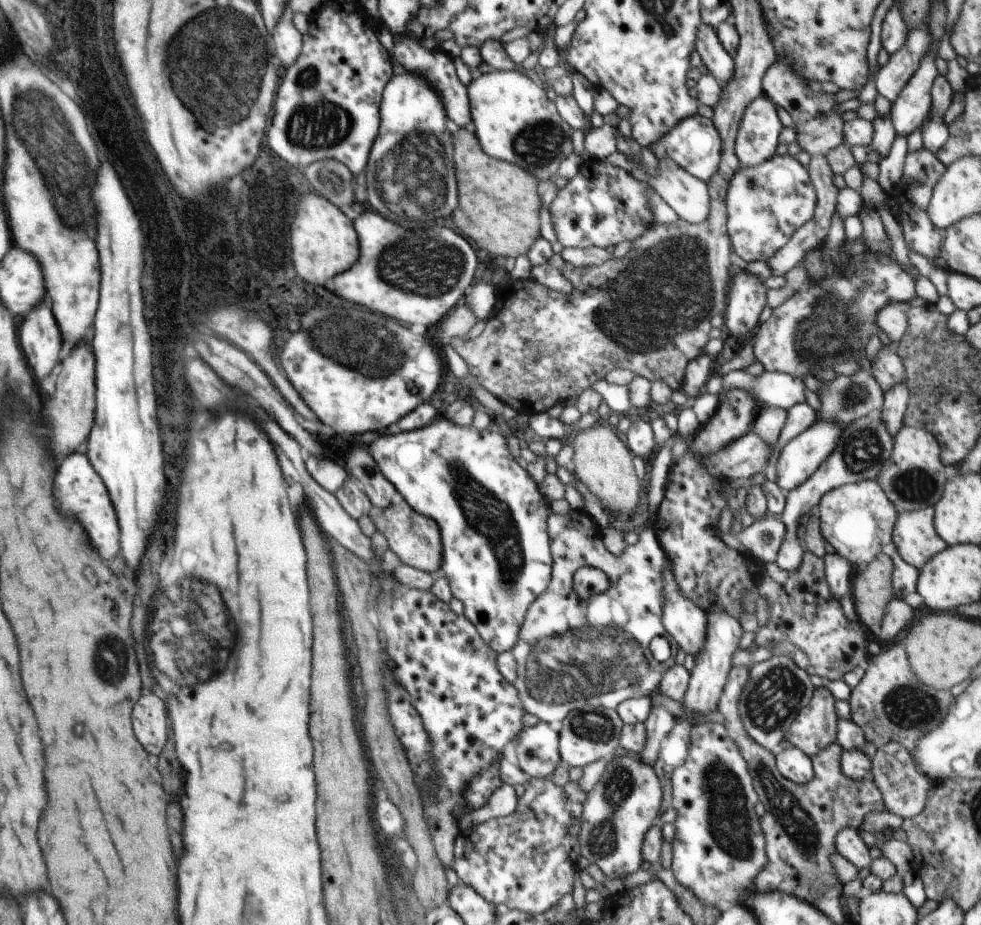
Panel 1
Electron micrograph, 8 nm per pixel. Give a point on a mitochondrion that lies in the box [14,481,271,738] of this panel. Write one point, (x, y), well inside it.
(171, 669)

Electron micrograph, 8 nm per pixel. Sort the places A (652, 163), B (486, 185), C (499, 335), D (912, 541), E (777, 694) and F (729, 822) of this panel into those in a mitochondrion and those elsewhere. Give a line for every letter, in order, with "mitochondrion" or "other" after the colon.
A: other
B: other
C: other
D: other
E: mitochondrion
F: mitochondrion

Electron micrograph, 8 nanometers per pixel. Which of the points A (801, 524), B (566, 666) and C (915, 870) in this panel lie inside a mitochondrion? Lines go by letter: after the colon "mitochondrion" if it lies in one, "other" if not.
A: other
B: mitochondrion
C: other

